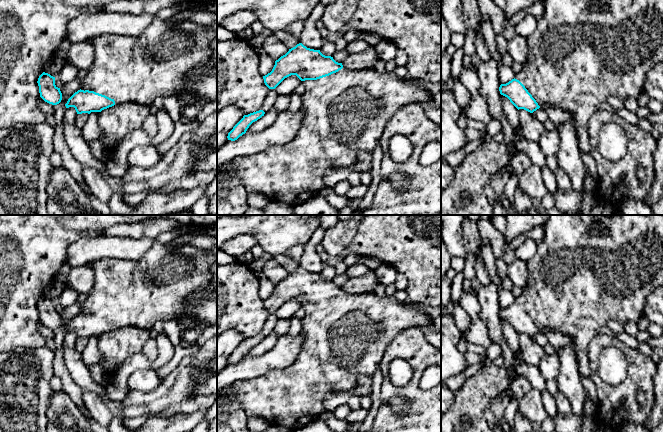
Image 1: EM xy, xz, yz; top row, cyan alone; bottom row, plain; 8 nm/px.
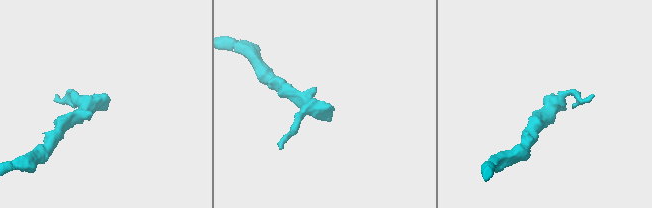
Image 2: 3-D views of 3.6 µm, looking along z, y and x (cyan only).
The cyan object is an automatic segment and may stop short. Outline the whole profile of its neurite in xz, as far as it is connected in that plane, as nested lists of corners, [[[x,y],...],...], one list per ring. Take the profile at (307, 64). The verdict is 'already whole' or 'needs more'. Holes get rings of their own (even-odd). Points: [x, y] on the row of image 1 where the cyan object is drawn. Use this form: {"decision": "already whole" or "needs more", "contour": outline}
{"decision": "needs more", "contour": [[[302,43],[276,60],[272,71],[263,79],[269,89],[275,89],[291,75],[296,75],[305,85],[305,91],[301,94],[303,120],[296,136],[285,144],[271,145],[251,156],[237,157],[233,164],[234,175],[247,193],[261,193],[268,200],[283,202],[293,208],[316,196],[324,188],[323,175],[326,170],[354,165],[359,151],[371,153],[380,141],[386,123],[399,109],[409,104],[424,105],[434,101],[434,96],[420,85],[419,80],[398,78],[391,72],[382,73],[375,68],[347,69],[333,57],[323,55],[320,50],[307,48]]]}

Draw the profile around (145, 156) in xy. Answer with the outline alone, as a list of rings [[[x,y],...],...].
[[[142,145],[135,147],[128,156],[129,167],[150,168],[157,164],[163,156],[155,145]]]

